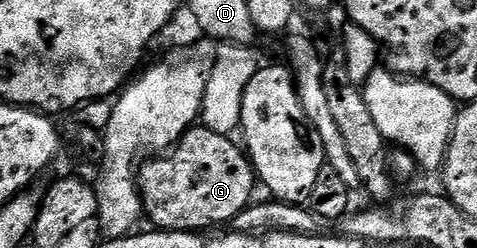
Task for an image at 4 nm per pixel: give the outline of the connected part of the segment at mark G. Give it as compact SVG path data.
M193 126L183 133L180 143L169 154L150 158L136 172L138 193L142 197L145 219L151 220L155 229L163 232L196 232L214 230L217 224L229 225L238 215L249 208L256 188L256 173L250 157L241 147L233 144L230 136L221 136L205 126Z

